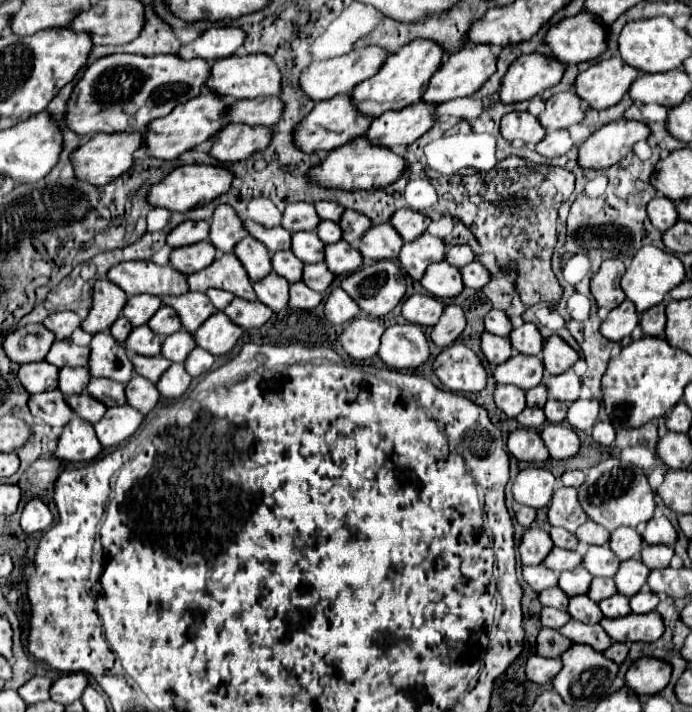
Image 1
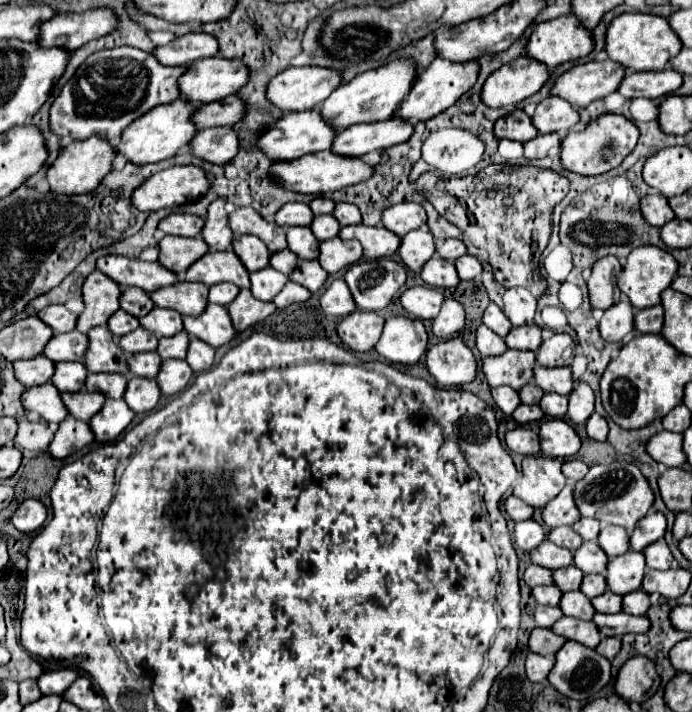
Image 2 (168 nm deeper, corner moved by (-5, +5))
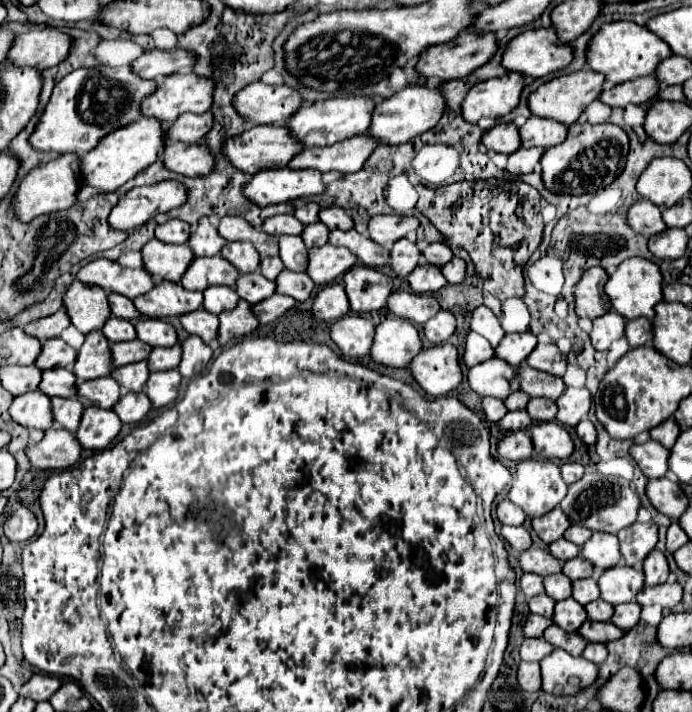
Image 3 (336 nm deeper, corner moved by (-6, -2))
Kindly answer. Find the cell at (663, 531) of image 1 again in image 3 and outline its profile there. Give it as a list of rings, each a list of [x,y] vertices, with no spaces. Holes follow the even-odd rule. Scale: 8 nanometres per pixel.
[[[632,523],[618,533],[620,551],[626,565],[640,565],[658,543],[658,527],[654,523]]]

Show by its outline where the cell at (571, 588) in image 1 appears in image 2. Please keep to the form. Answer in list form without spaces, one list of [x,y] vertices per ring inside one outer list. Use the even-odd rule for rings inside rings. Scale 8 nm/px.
[[[567,566],[567,568],[559,568],[553,572],[553,584],[561,590],[561,592],[569,592],[569,590],[577,590],[581,586],[581,576],[583,572],[575,566]]]

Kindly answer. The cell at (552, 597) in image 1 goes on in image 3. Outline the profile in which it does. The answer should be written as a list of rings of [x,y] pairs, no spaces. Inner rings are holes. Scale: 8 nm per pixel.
[[[538,595],[538,597],[532,597],[532,599],[528,601],[530,611],[532,611],[532,613],[538,613],[538,615],[542,615],[542,617],[552,617],[552,615],[554,615],[554,605],[556,605],[556,601],[550,599],[548,595]]]

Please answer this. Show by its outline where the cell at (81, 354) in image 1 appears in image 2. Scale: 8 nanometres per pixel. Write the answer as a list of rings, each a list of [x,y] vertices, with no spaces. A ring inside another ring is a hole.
[[[73,330],[73,332],[67,332],[67,334],[53,334],[53,338],[45,346],[43,354],[51,362],[63,362],[63,360],[81,362],[85,348],[87,348],[87,336]]]

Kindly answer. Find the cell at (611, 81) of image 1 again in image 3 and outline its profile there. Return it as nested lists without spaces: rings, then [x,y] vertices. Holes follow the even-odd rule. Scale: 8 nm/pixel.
[[[582,69],[582,71],[576,71],[576,73],[568,73],[568,75],[560,75],[560,77],[554,77],[550,79],[548,83],[540,85],[530,97],[528,97],[528,107],[534,115],[540,115],[540,117],[550,117],[550,119],[556,119],[560,123],[566,123],[566,125],[572,125],[578,121],[580,113],[584,111],[584,107],[588,103],[592,103],[600,93],[602,93],[602,85],[604,85],[604,79],[602,75],[598,75],[596,71],[590,71],[590,69]]]

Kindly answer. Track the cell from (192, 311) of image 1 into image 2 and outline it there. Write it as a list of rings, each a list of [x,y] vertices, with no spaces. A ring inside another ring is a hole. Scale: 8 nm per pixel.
[[[175,282],[173,286],[159,288],[149,294],[155,306],[177,310],[179,314],[197,316],[207,306],[209,288],[199,282]]]

